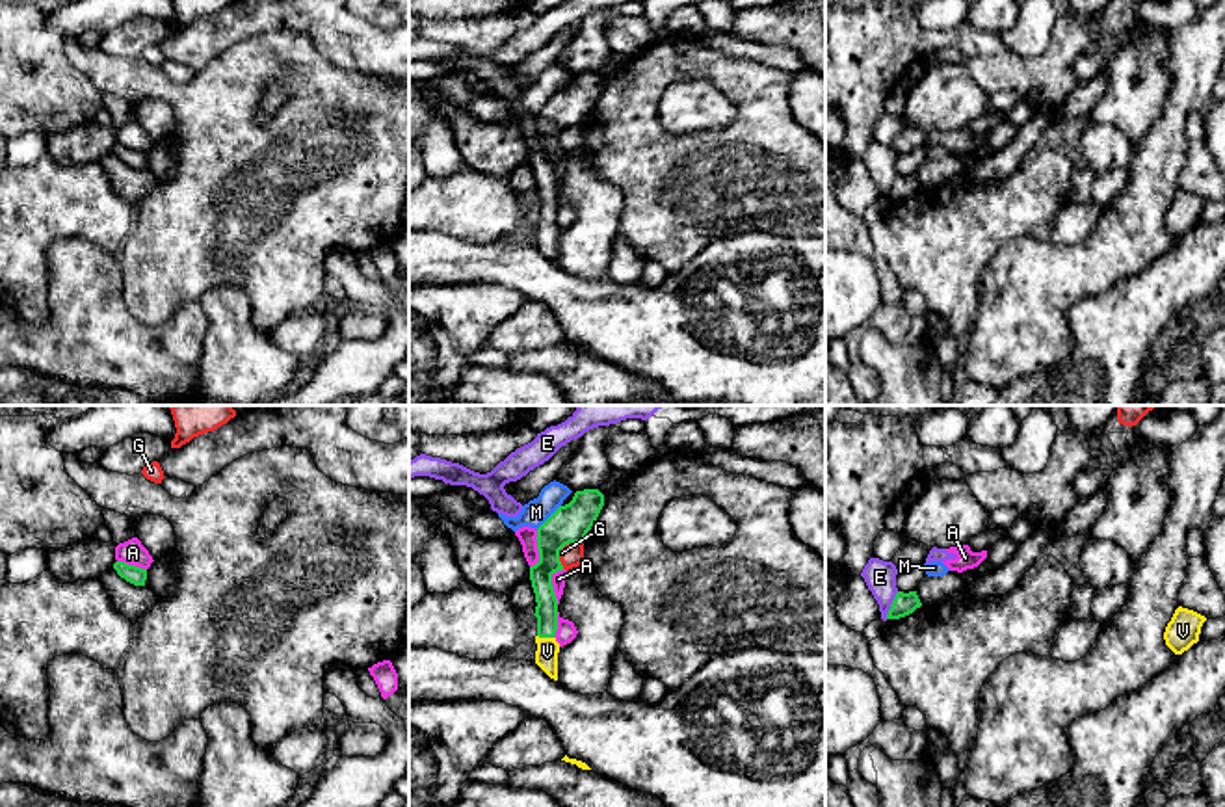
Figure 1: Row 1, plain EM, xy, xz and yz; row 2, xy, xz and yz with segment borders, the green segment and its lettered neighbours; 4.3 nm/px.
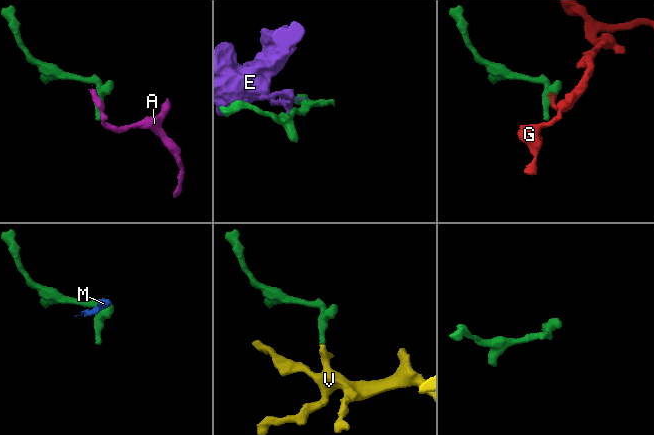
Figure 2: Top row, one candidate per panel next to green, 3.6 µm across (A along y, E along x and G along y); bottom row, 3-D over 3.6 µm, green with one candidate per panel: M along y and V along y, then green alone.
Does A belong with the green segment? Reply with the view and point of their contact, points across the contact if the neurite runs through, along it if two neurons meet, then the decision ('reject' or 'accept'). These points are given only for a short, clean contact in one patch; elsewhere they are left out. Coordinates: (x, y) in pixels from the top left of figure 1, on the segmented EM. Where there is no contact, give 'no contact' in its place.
xz (551, 584) | along xz (564, 569), (553, 575), (553, 592), (558, 603) | reject

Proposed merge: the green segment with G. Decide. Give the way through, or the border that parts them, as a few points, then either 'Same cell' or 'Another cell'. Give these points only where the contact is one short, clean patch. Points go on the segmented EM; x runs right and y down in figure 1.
Boundary: xz (582, 542), (571, 542), (560, 551), (562, 568). Another cell

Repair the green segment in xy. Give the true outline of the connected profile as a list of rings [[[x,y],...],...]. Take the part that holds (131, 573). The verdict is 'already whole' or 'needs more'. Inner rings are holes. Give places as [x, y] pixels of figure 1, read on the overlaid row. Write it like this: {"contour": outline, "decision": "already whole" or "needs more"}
{"contour": [[[115,562],[113,569],[117,571],[117,575],[121,578],[125,578],[126,582],[134,584],[134,586],[145,586],[147,580],[147,569],[136,567],[136,565],[128,565],[125,562]]], "decision": "already whole"}

